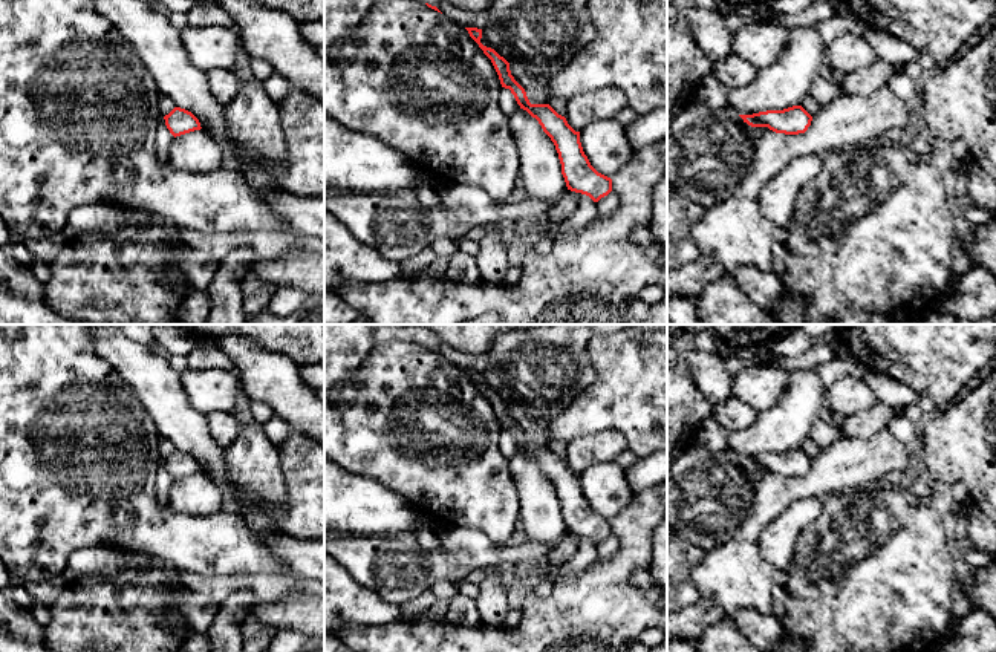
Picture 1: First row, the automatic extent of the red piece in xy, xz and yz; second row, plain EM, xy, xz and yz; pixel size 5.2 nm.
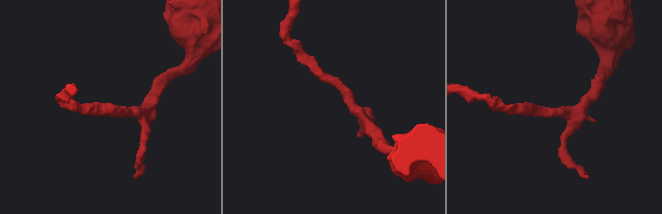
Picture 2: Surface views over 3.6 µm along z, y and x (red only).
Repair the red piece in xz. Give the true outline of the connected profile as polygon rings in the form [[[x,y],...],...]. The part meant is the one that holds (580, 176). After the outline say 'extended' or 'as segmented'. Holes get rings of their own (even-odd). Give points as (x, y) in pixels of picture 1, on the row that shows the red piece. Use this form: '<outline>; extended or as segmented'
[[[465,28],[470,37],[491,60],[502,87],[509,89],[520,109],[539,121],[543,132],[551,138],[558,153],[561,174],[571,191],[589,196],[594,202],[612,191],[612,179],[598,173],[589,162],[580,142],[580,132],[575,132],[565,116],[558,115],[549,104],[531,104],[525,89],[514,80],[509,63],[494,49],[480,43],[482,29]]]; as segmented

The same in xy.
[[[174,107],[164,119],[174,138],[202,129],[199,119],[191,112],[181,107]]]; as segmented

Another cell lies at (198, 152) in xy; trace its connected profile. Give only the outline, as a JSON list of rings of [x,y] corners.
[[[202,129],[173,138],[168,158],[170,164],[191,173],[210,173],[225,164],[219,144]]]

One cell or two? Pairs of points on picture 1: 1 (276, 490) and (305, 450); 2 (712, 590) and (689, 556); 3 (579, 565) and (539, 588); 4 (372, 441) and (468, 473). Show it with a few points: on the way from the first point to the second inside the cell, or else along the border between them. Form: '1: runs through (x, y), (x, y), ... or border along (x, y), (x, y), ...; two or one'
1: border along (276, 447), (285, 501), (262, 502), (266, 511); two
2: border along (704, 554), (692, 570), (692, 582), (698, 599); two
3: runs through (569, 568), (548, 582); one
4: runs through (397, 458), (418, 464), (432, 473), (444, 473); one

